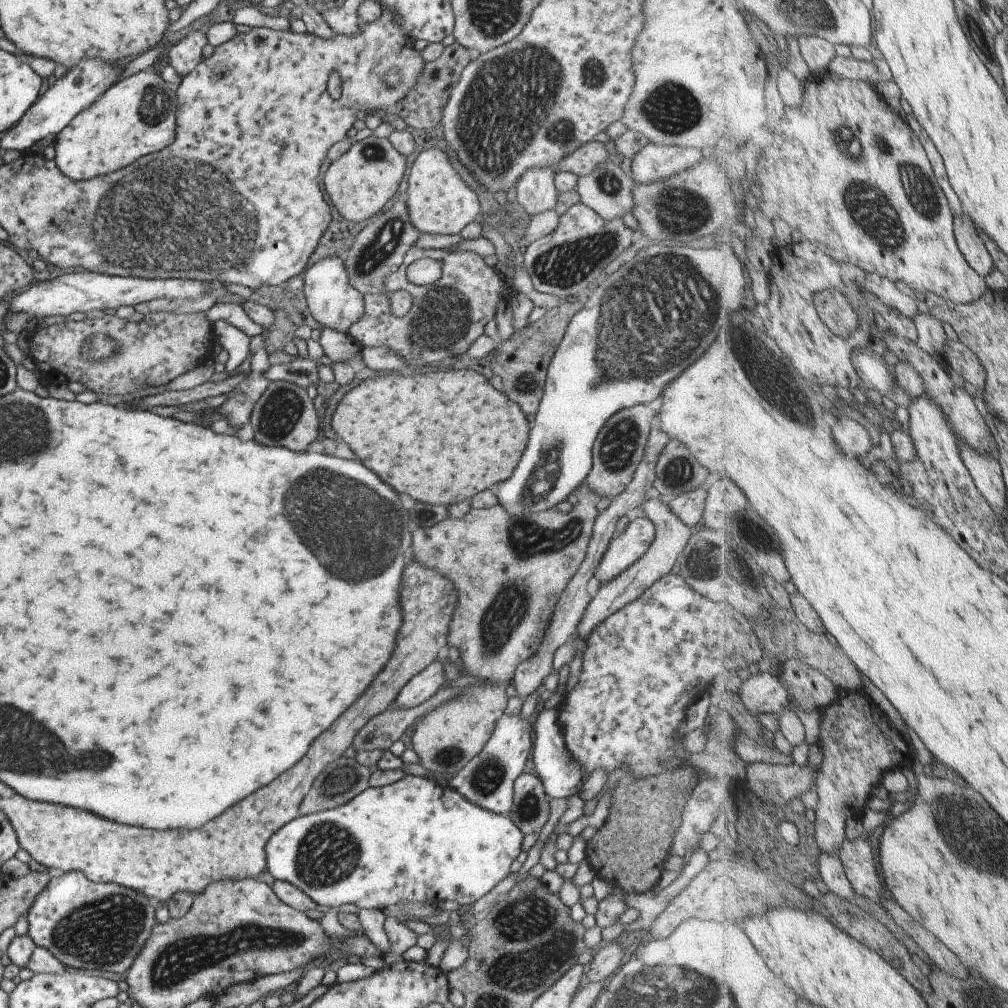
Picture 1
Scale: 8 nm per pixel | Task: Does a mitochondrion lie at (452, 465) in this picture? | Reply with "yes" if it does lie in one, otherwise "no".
no

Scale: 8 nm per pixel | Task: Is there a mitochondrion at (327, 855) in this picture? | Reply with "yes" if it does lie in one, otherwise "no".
yes

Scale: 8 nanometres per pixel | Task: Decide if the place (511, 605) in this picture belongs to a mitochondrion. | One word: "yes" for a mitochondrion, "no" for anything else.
yes

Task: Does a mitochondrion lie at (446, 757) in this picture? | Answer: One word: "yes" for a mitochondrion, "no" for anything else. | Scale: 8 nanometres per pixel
yes

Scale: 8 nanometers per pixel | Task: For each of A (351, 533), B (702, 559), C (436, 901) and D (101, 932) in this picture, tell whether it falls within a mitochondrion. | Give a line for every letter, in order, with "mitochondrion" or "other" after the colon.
A: mitochondrion
B: mitochondrion
C: other
D: mitochondrion

